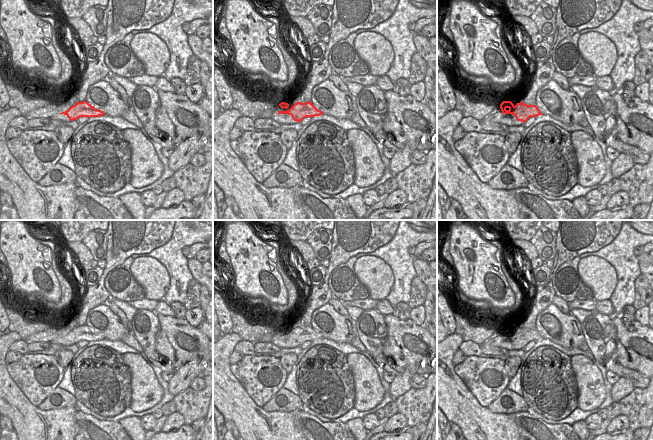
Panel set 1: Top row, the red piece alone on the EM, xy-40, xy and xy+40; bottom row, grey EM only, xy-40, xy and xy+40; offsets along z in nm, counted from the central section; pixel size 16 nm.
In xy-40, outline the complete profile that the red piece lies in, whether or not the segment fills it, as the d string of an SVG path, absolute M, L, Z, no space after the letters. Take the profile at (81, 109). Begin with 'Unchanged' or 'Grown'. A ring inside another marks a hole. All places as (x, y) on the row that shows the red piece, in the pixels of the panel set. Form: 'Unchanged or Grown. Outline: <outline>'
Grown. Outline: M87 101L77 102L71 106L67 111L60 114L56 114L48 119L55 119L65 122L77 120L80 117L99 117L105 115L103 111L95 109L94 106L89 104Z

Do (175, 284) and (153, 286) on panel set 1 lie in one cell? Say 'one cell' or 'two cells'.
two cells

